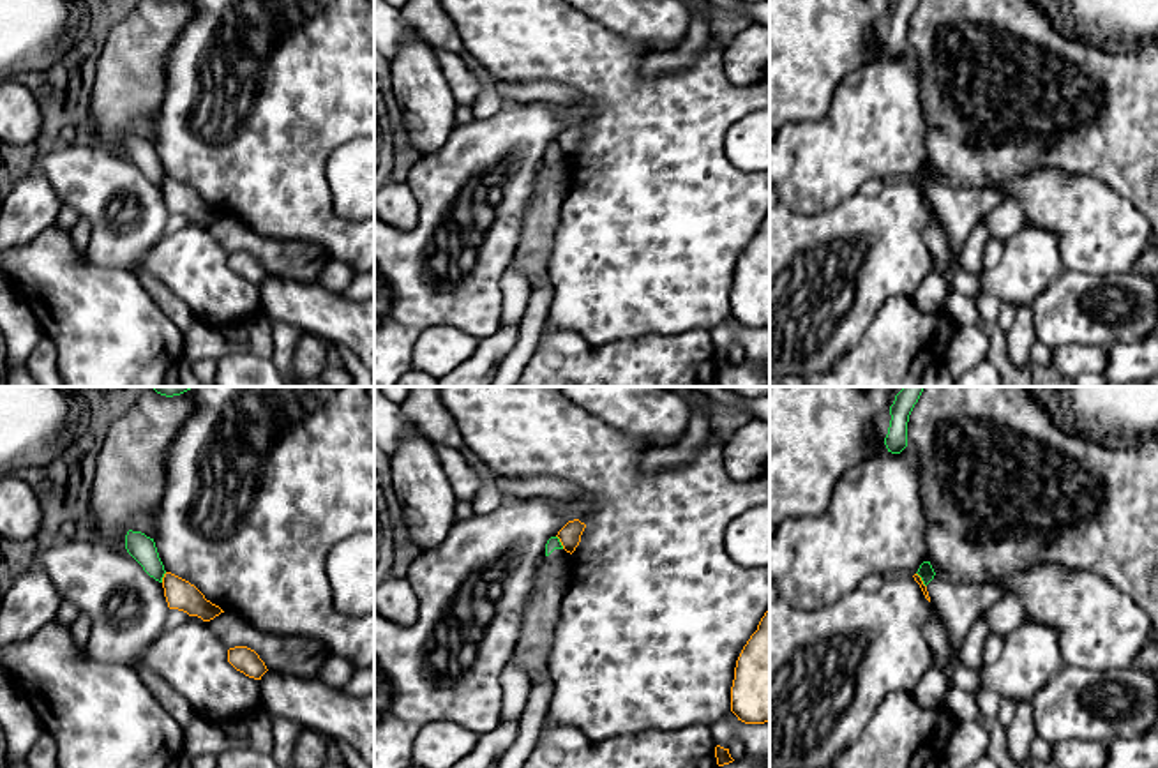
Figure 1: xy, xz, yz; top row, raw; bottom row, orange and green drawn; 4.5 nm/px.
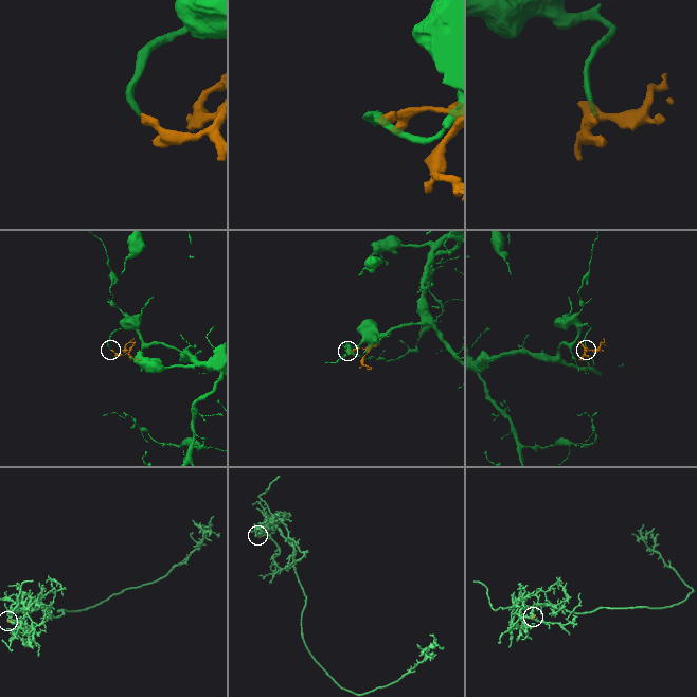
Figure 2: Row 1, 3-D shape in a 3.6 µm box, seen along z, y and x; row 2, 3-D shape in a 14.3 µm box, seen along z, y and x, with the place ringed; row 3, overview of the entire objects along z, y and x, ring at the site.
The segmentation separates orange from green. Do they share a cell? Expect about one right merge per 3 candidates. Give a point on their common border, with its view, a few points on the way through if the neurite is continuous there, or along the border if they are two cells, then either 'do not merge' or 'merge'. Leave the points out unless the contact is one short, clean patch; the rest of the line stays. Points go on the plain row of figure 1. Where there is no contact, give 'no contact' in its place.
meets orange in xz at (560, 145); border along xz (556, 140), (563, 152); do not merge

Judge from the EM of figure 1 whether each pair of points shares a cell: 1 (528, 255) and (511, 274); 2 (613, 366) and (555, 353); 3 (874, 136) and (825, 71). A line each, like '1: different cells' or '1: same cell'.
1: different cells
2: same cell
3: different cells

